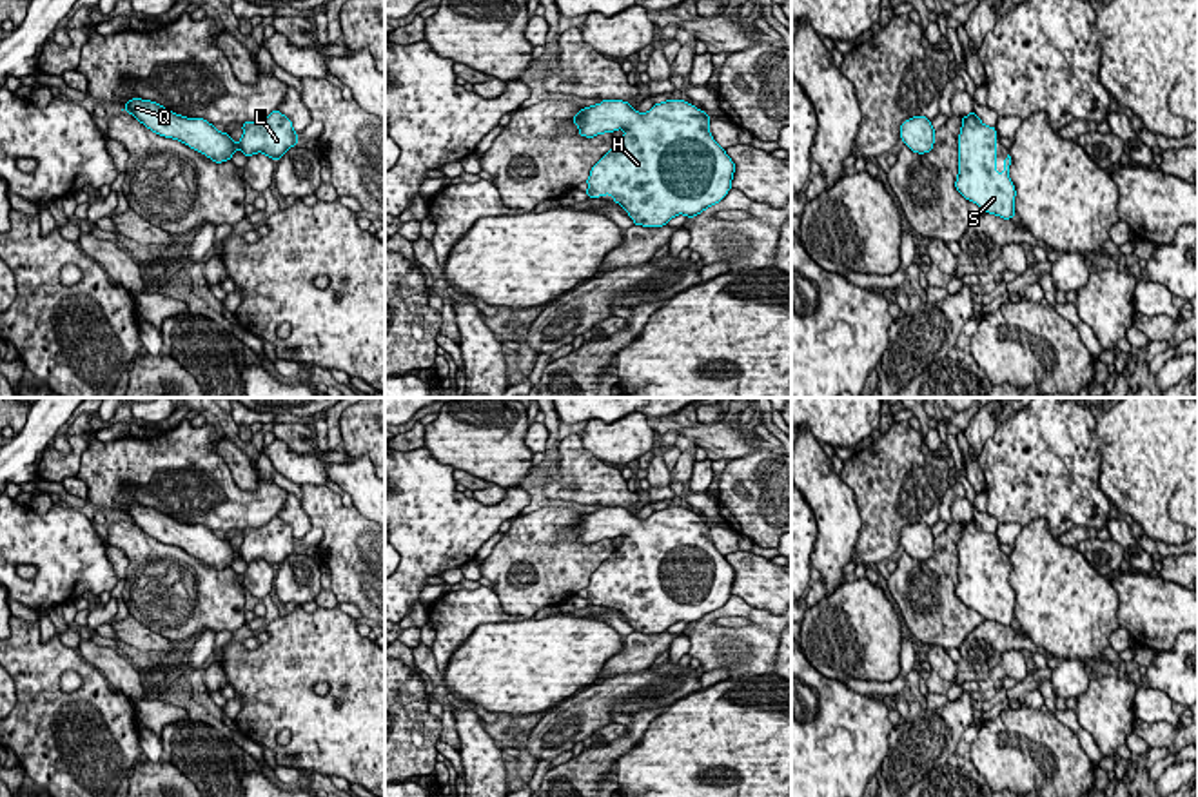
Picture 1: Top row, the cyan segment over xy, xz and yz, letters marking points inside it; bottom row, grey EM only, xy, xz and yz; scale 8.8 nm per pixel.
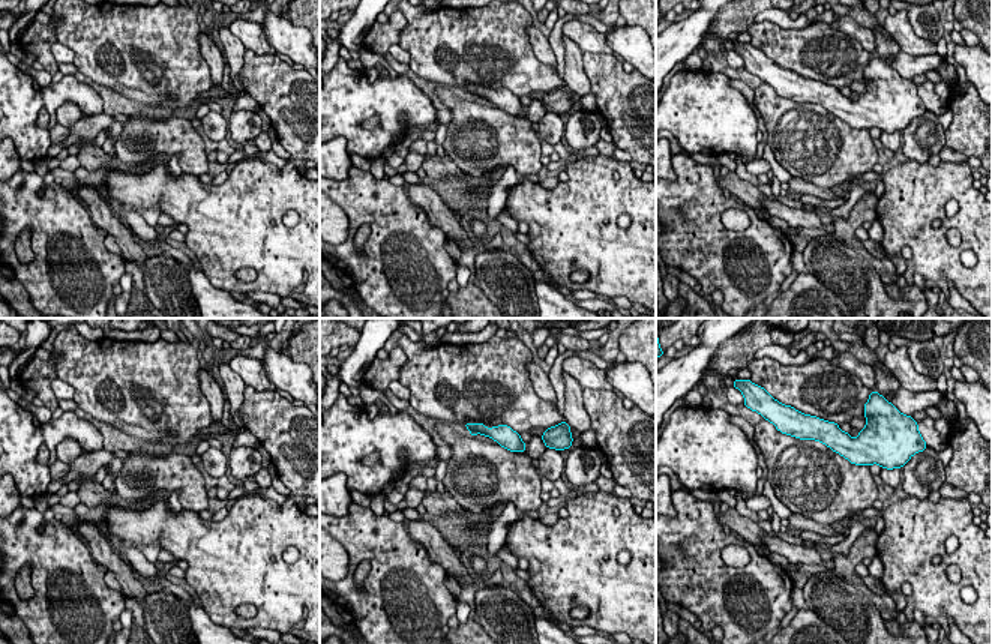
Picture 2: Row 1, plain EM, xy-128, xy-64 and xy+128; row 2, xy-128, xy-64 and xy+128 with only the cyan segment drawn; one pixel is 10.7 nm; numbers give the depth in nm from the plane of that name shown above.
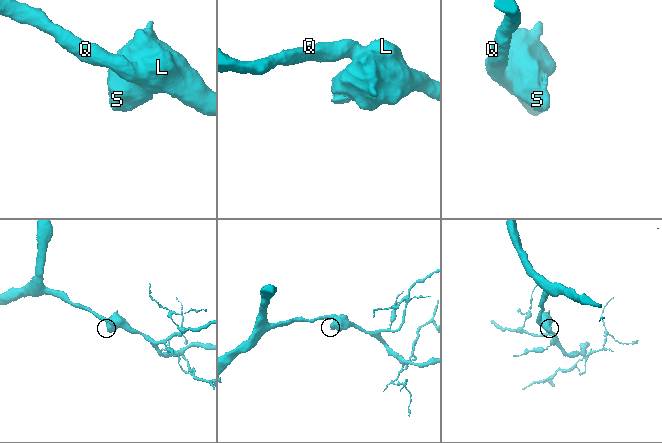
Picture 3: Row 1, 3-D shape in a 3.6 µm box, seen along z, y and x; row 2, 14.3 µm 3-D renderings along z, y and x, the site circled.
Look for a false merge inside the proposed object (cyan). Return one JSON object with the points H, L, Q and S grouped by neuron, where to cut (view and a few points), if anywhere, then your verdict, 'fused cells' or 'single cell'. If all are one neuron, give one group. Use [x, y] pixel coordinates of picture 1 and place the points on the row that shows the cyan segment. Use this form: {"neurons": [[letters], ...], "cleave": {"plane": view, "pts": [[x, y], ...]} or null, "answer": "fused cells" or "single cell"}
{"neurons": [["H", "L", "Q", "S"]], "cleave": null, "answer": "single cell"}

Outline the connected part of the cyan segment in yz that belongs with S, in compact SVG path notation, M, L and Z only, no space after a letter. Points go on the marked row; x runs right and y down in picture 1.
M971 111L962 118L958 134L957 191L984 212L1004 220L1015 218L1015 185L1009 180L1011 156L1004 160L1004 172L997 172L997 129L984 125Z

